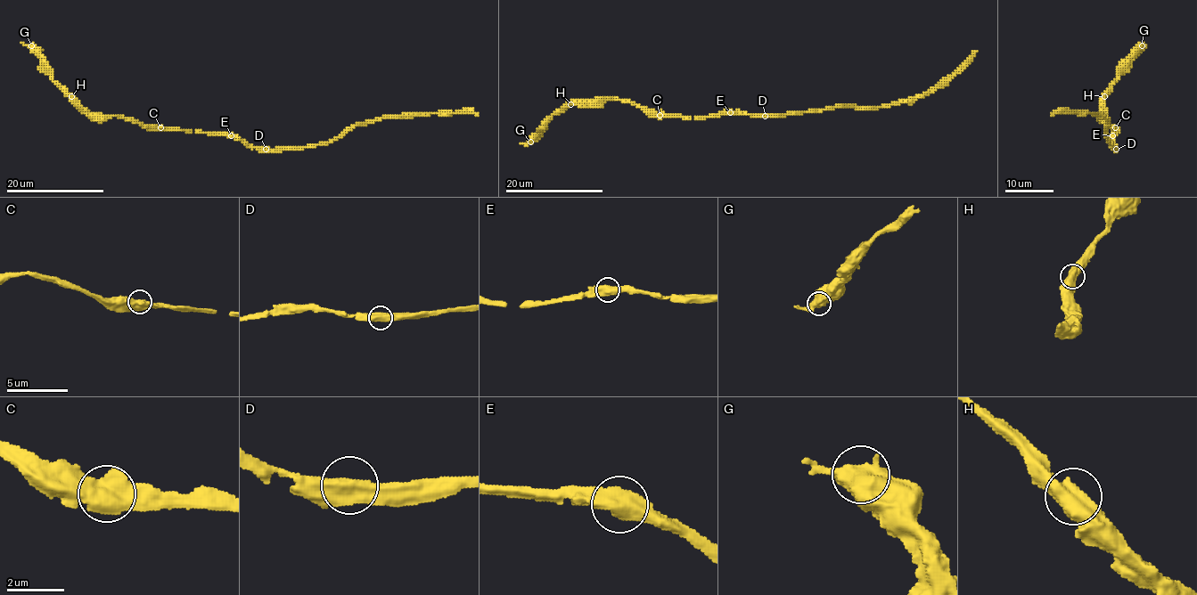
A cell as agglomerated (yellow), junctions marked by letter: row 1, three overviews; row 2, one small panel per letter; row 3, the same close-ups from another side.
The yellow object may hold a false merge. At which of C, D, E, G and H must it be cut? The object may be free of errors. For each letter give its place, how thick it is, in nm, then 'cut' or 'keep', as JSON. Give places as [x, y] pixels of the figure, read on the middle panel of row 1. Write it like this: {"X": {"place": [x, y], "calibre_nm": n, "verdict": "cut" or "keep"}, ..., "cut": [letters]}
{"C": {"place": [659, 115], "calibre_nm": 650, "verdict": "keep"}, "D": {"place": [765, 116], "calibre_nm": 550, "verdict": "keep"}, "E": {"place": [730, 112], "calibre_nm": 700, "verdict": "keep"}, "G": {"place": [530, 142], "calibre_nm": 700, "verdict": "keep"}, "H": {"place": [570, 104], "calibre_nm": 650, "verdict": "keep"}, "cut": []}

